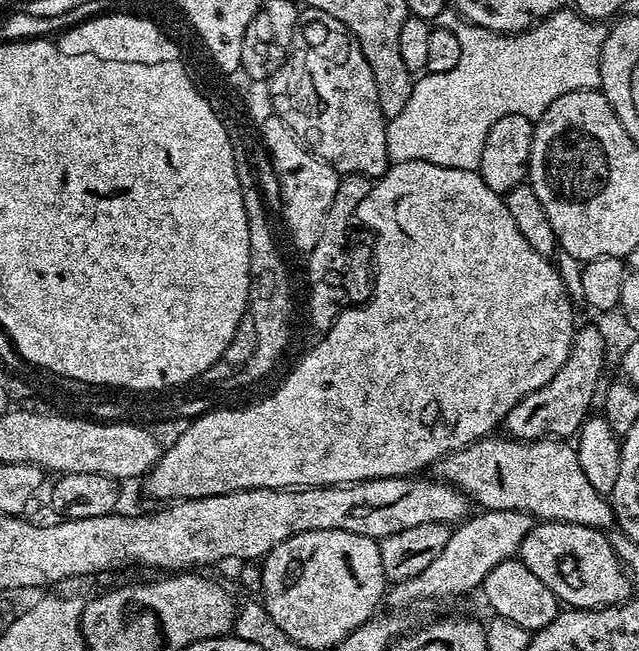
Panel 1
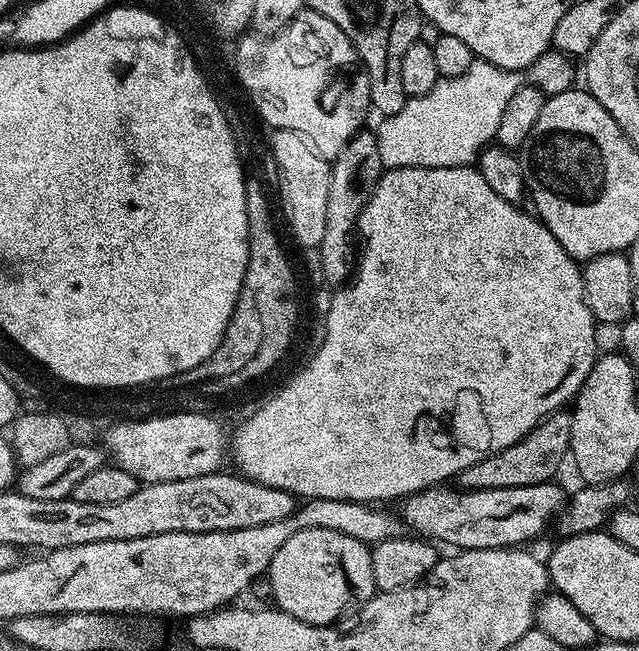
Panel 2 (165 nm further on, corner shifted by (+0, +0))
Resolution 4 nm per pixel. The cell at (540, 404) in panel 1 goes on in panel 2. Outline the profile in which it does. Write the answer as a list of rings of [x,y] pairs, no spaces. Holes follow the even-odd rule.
[[[561,410],[552,412],[541,420],[530,434],[526,434],[514,446],[502,450],[493,456],[487,456],[482,462],[467,468],[460,473],[458,484],[461,489],[470,488],[509,488],[510,486],[534,486],[546,484],[560,468],[563,460],[570,456],[570,426],[572,425],[571,411]]]

